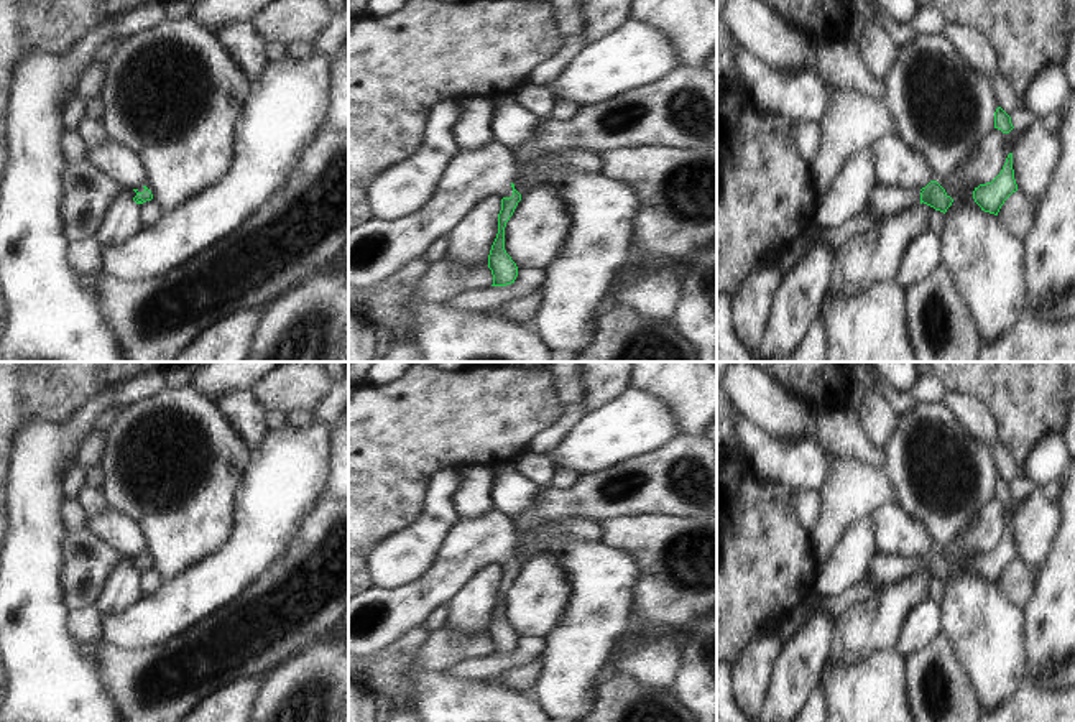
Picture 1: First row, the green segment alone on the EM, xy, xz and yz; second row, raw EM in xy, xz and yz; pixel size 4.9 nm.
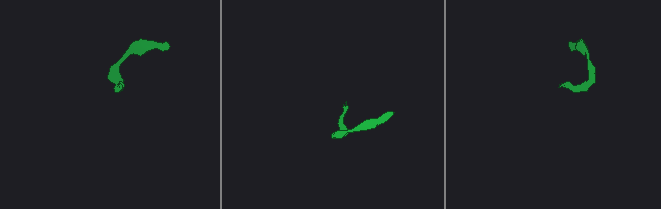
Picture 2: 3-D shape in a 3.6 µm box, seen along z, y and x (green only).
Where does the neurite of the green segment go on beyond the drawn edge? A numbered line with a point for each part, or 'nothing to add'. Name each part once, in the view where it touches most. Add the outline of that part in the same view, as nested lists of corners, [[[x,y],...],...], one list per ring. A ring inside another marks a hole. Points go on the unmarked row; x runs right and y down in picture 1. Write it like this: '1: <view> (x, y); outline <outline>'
1: xz (377, 617); outline [[[495,510],[459,520],[442,539],[429,569],[413,584],[393,590],[368,587],[348,599],[348,655],[371,658],[427,613],[447,604],[465,582],[490,564],[511,566],[518,531]]]

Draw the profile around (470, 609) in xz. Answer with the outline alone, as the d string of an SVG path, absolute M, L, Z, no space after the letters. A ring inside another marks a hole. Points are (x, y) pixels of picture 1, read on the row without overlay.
M490 564L477 572L447 602L445 628L467 635L488 633L488 623L498 602L501 567Z

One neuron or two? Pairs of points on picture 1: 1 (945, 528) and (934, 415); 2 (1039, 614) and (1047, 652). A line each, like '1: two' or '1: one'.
1: one
2: one

